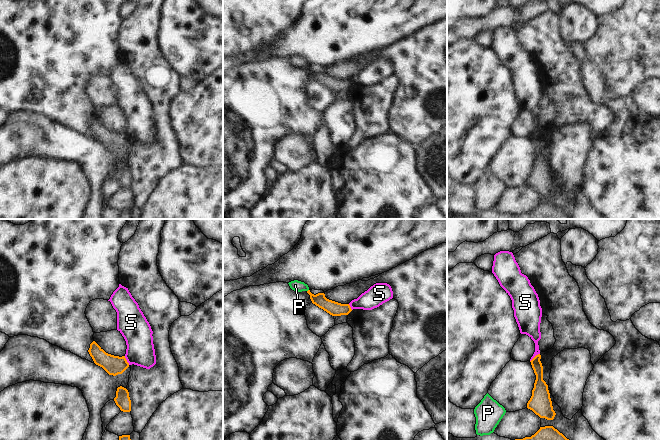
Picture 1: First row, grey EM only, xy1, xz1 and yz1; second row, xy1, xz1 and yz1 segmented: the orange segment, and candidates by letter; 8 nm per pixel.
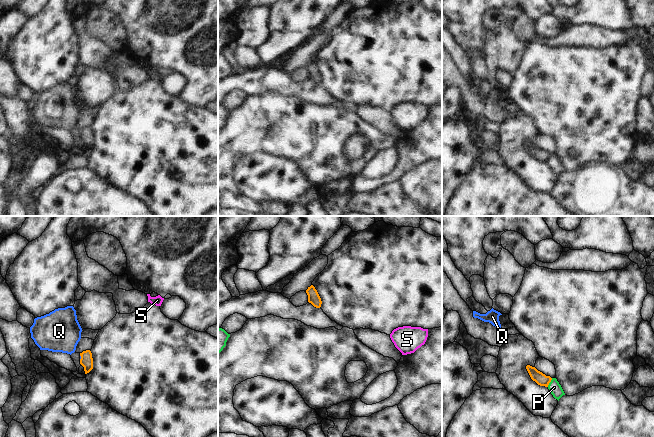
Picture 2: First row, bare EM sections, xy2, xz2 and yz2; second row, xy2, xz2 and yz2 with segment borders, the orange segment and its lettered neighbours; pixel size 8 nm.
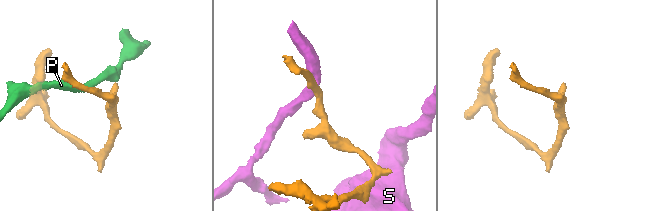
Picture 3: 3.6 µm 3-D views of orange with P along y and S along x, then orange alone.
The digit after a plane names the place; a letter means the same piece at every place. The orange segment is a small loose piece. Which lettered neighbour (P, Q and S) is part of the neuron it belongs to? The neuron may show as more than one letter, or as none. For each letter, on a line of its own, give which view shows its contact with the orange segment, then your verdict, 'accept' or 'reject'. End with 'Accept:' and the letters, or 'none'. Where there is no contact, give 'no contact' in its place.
P: meets orange in yz2; reject
Q: meets orange in xy2; accept
S: meets orange in yz1; reject
Accept: Q

